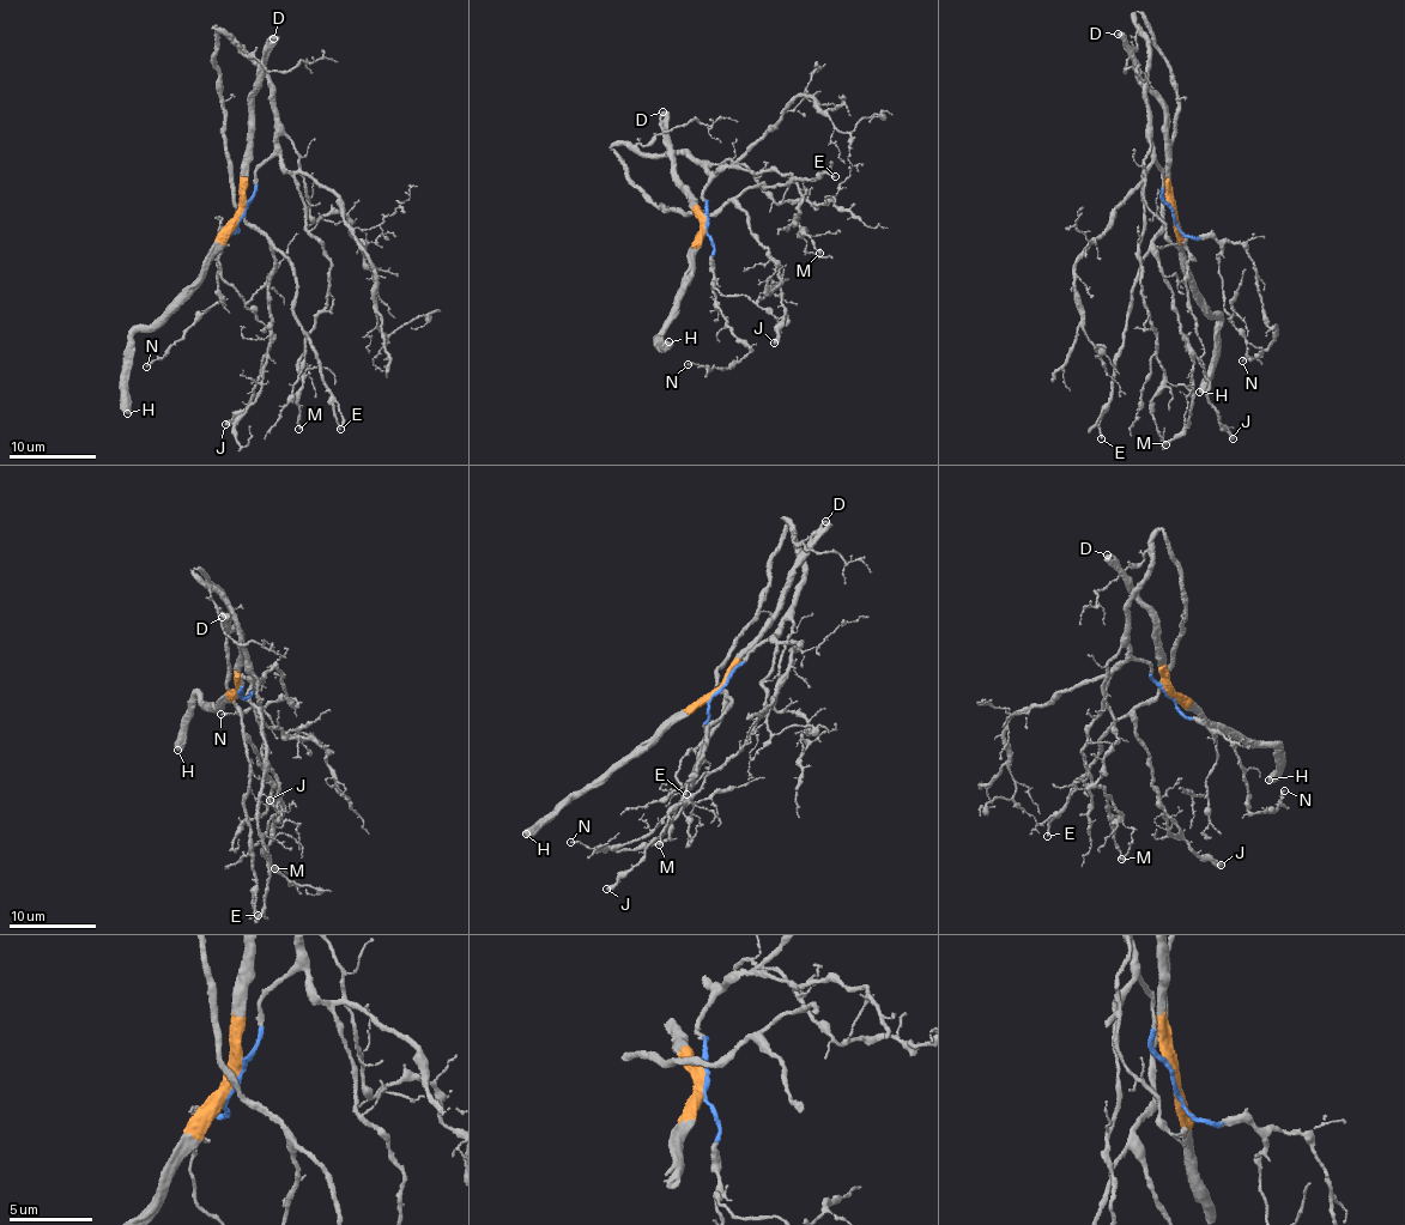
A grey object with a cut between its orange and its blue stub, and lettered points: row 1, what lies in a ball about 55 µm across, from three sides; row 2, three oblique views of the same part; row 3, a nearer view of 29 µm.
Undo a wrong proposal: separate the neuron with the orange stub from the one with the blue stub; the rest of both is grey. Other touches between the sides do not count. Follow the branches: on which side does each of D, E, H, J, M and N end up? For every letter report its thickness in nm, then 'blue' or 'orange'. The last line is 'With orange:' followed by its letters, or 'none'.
D: calibre 480 nm; orange
E: calibre 180 nm; blue
H: calibre 550 nm; orange
J: calibre 400 nm; blue
M: calibre 190 nm; blue
N: calibre 120 nm; blue
With orange: D, H

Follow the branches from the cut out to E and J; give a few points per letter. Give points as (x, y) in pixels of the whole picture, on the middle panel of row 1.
E: (707, 224), (709, 175), (686, 152), (612, 147), (646, 194), (684, 217), (761, 183), (836, 176)
J: (707, 224), (709, 175), (686, 152), (612, 147), (667, 212), (746, 214), (781, 279), (773, 343)

